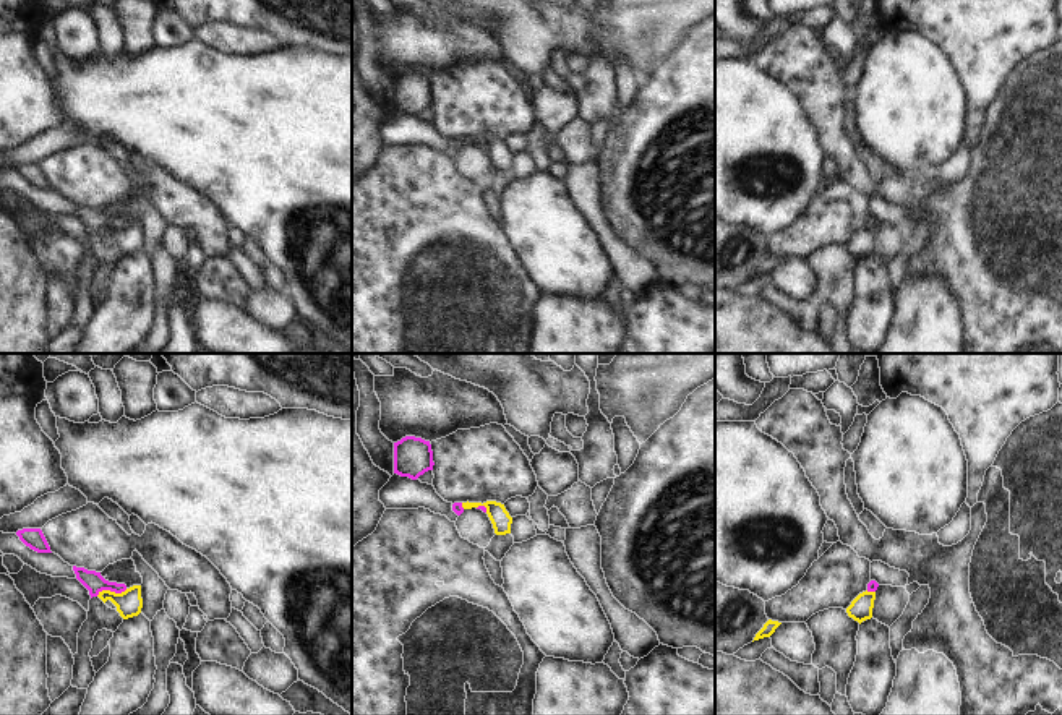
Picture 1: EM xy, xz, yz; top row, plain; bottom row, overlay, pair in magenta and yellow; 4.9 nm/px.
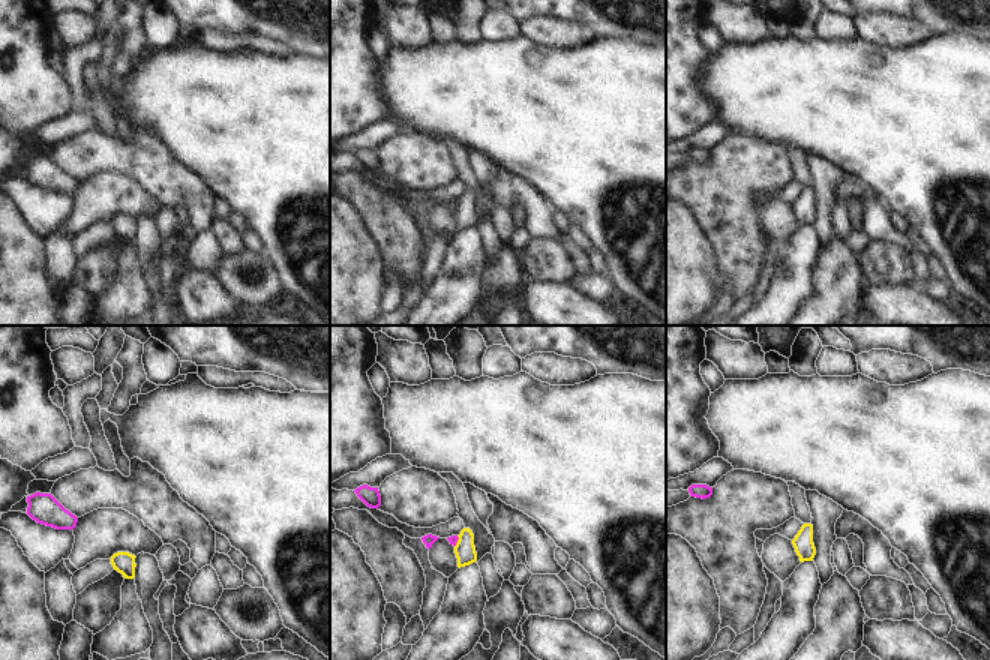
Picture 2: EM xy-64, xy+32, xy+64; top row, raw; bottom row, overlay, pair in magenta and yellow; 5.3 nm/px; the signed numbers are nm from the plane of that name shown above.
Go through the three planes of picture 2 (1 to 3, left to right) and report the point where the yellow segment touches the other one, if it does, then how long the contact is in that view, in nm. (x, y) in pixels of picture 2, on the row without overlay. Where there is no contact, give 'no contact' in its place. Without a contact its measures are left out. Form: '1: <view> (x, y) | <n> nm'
1: no contact
2: xy+32 (456, 206) | 70 nm
3: no contact

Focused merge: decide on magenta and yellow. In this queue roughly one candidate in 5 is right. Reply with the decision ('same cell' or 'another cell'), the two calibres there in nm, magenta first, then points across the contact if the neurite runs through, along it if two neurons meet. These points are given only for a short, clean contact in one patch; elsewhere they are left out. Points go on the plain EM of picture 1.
another cell; calibres 100 and 130 nm; border xy (127, 226), (120, 229), (101, 227), (96, 232)

